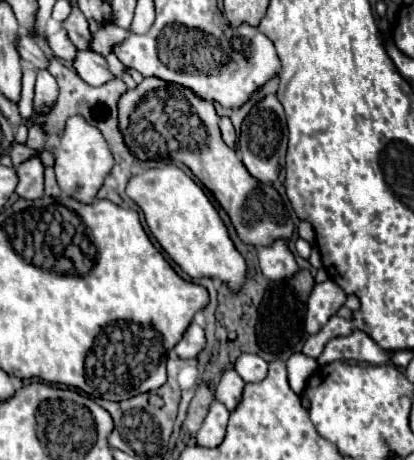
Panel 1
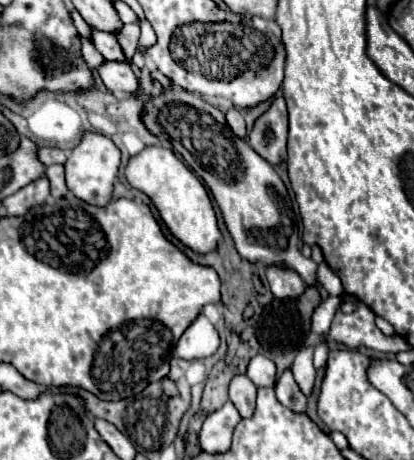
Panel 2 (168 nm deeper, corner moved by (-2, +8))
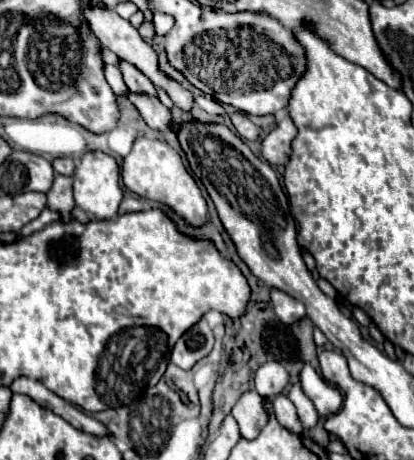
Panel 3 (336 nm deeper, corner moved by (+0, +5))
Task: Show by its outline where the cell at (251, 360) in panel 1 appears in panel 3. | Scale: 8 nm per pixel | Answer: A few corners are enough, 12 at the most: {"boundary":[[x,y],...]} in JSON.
{"boundary":[[277,361],[255,373],[255,389],[273,399],[289,385],[289,373]]}

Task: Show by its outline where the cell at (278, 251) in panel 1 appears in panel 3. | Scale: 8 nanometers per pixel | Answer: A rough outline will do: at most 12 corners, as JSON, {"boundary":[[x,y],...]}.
{"boundary":[[271,289],[275,313],[283,325],[307,315],[303,303]]}

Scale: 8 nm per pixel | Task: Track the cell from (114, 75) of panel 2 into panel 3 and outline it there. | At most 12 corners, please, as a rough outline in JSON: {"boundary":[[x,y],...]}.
{"boundary":[[133,95],[145,123],[155,131],[167,131],[171,109],[157,97]]}

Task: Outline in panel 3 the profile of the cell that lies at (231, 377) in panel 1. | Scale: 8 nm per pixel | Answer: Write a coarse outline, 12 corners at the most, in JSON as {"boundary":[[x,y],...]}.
{"boundary":[[247,391],[231,415],[241,437],[255,439],[269,421],[265,399]]}

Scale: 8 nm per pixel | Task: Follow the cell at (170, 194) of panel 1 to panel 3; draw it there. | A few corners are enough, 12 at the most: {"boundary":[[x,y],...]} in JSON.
{"boundary":[[139,135],[123,159],[125,187],[193,225],[207,203],[181,155]]}

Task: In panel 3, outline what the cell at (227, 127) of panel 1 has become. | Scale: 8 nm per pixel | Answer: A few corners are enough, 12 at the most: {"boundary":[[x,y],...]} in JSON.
{"boundary":[[241,111],[231,113],[237,133],[247,141],[257,141],[259,127]]}

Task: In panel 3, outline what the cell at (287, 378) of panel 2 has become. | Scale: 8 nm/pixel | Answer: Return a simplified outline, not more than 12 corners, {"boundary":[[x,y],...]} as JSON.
{"boundary":[[277,395],[271,405],[277,421],[285,429],[301,435],[297,411],[285,395]]}

